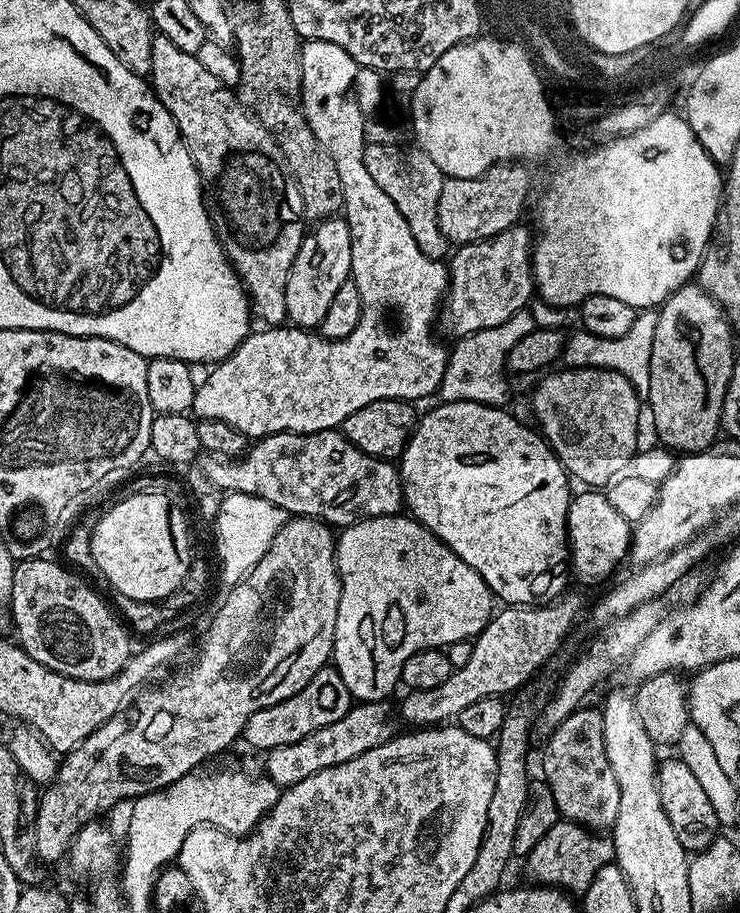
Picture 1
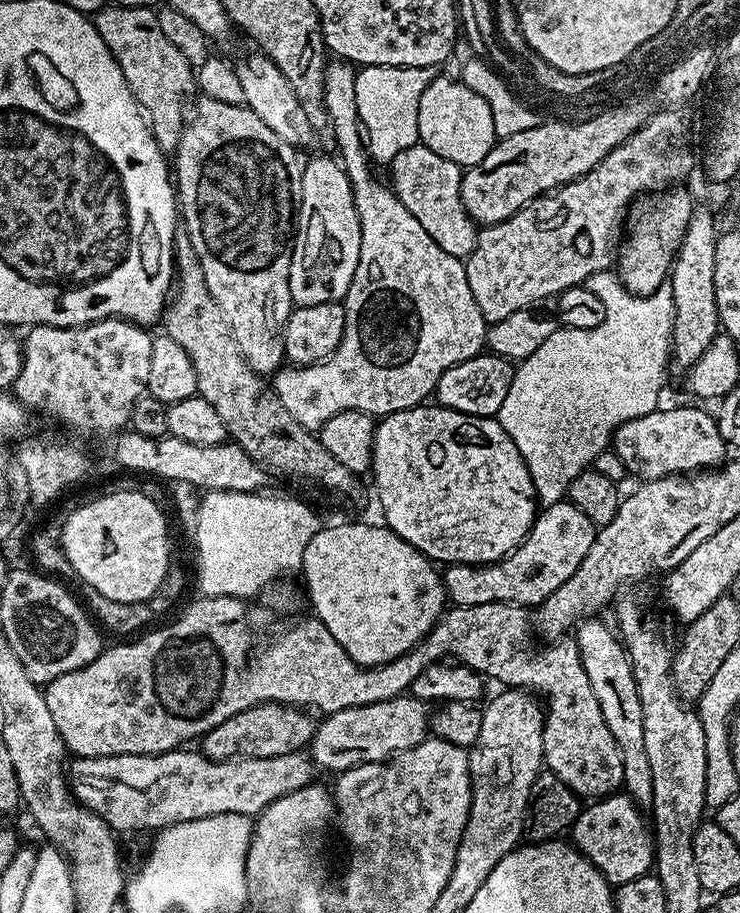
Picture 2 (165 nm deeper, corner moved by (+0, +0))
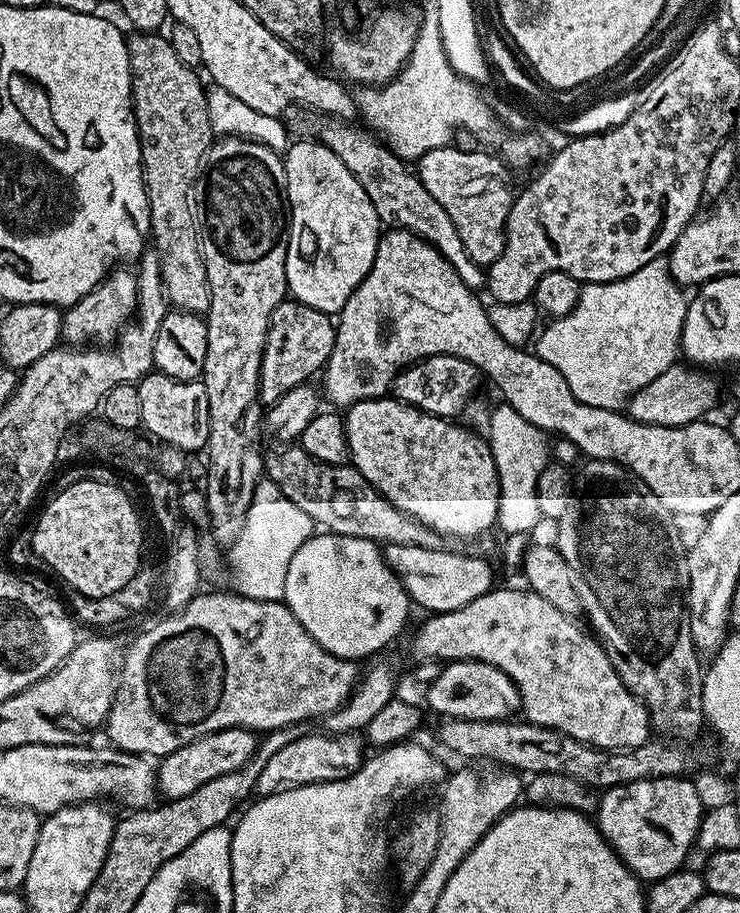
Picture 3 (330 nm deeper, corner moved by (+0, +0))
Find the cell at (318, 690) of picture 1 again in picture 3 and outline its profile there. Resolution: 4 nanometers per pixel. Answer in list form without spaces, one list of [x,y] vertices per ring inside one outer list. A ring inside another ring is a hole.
[[[227,728],[214,734],[206,734],[186,746],[182,750],[174,750],[174,754],[163,757],[159,761],[156,780],[158,792],[165,801],[177,800],[183,796],[194,794],[198,786],[206,786],[214,778],[222,774],[237,772],[243,764],[256,753],[258,736],[250,728]]]

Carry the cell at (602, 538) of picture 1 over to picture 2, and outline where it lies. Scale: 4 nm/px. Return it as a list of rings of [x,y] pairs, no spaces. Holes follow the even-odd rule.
[[[561,502],[559,504],[549,504],[537,515],[536,521],[532,523],[532,528],[528,531],[528,536],[516,547],[509,556],[502,560],[497,560],[495,564],[449,564],[443,569],[444,588],[448,591],[449,601],[457,608],[469,608],[470,606],[482,606],[490,602],[498,602],[499,604],[515,604],[523,606],[525,609],[535,609],[536,605],[546,602],[546,598],[550,594],[554,594],[554,590],[558,590],[558,586],[562,586],[562,582],[566,582],[566,578],[570,578],[570,574],[574,574],[574,570],[578,570],[578,566],[582,566],[582,558],[586,558],[586,554],[590,554],[590,546],[594,542],[597,525],[592,523],[592,520],[578,510],[578,506],[574,506],[571,502]]]

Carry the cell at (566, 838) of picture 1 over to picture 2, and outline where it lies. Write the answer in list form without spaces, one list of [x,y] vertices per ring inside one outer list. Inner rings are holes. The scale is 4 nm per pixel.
[[[620,790],[589,804],[592,804],[589,808],[588,805],[581,807],[578,818],[572,823],[571,843],[613,886],[649,875],[654,868],[656,846],[649,821],[640,817],[640,805]]]

